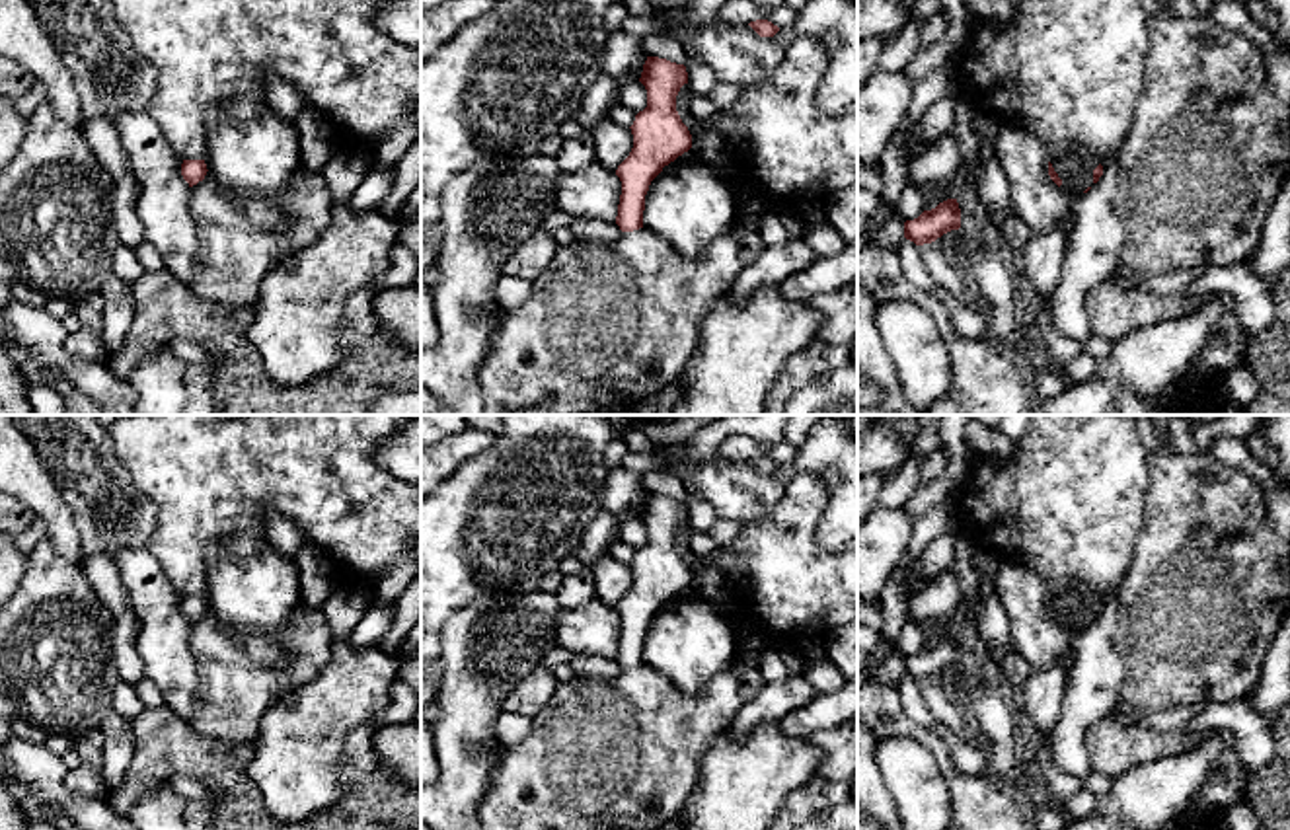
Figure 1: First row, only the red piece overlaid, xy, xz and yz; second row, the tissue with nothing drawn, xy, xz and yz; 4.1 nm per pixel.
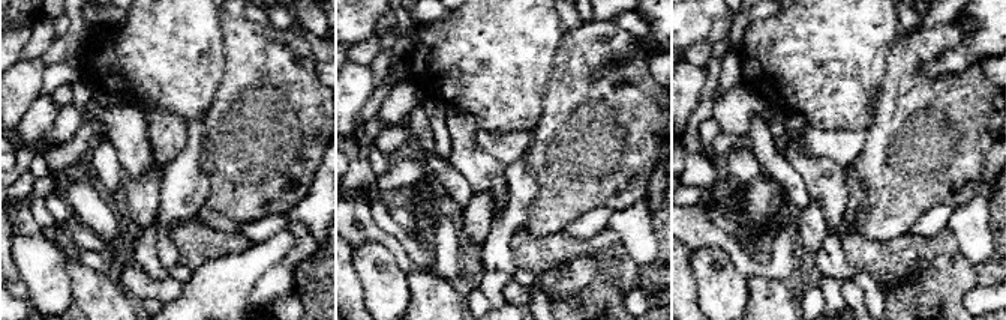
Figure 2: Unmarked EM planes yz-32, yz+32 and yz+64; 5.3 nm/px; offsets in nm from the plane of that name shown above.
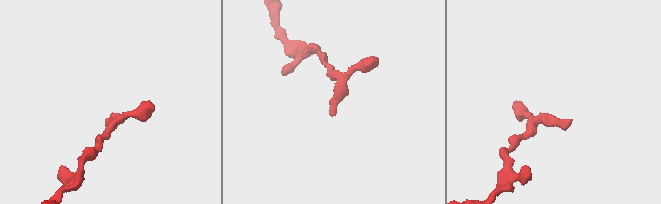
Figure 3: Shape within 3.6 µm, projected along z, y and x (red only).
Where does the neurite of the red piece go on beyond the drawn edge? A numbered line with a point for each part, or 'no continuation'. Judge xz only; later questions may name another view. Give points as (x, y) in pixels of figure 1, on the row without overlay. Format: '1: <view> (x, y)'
no continuation

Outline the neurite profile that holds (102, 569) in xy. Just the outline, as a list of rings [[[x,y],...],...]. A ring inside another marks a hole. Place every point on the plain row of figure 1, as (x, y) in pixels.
[[[103,553],[88,557],[82,561],[82,571],[113,614],[113,660],[121,680],[140,682],[146,678],[144,660],[136,647],[140,620],[134,614],[133,600],[115,559]]]

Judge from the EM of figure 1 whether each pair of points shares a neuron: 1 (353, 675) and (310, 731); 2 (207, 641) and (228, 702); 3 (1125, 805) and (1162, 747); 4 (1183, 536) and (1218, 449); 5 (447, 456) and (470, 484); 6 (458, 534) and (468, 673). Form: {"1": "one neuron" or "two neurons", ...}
{"1": "one neuron", "2": "one neuron", "3": "two neurons", "4": "two neurons", "5": "two neurons", "6": "two neurons"}

